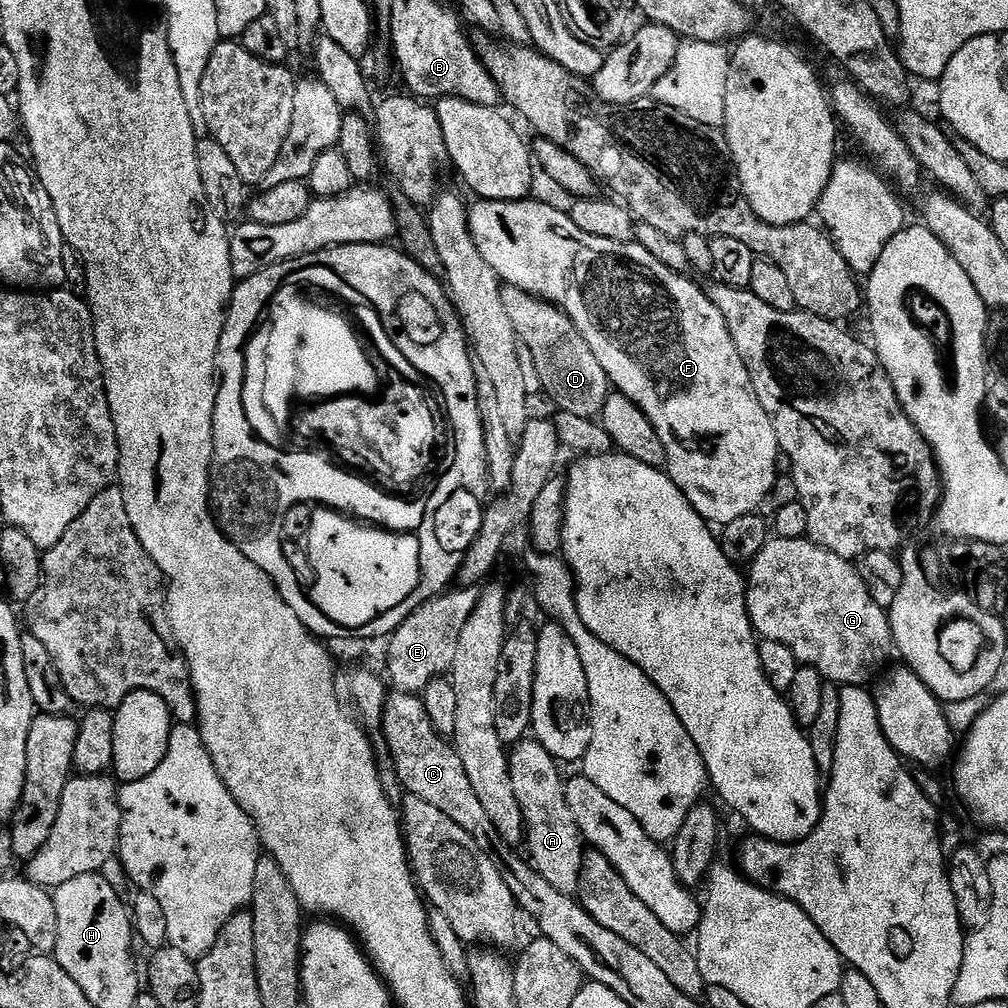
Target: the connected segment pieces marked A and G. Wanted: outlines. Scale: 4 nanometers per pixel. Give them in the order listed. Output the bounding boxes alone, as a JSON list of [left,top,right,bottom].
[[508,738,586,897],[746,538,893,686]]

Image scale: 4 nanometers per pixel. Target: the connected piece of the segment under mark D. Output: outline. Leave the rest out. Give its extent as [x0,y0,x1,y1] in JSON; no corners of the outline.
[502,287,610,418]

